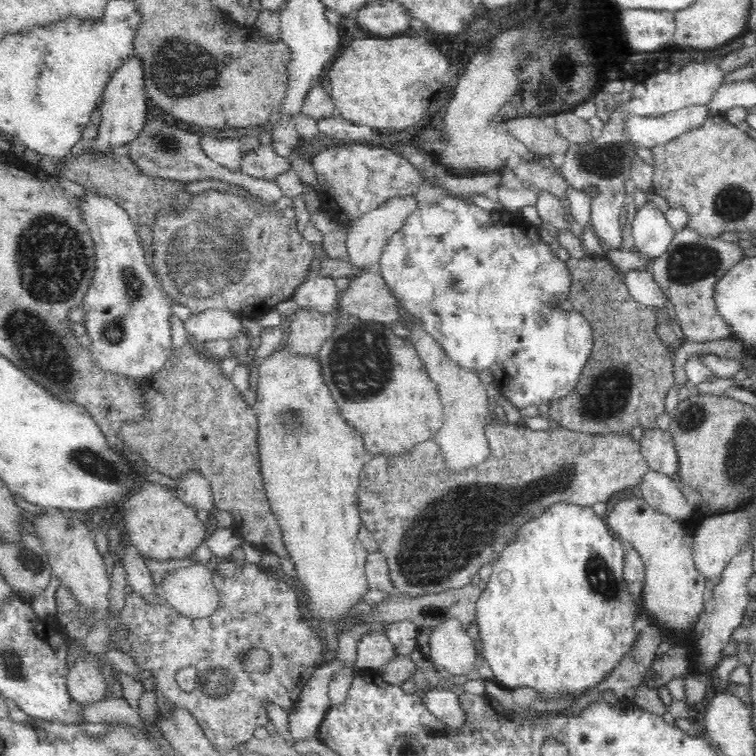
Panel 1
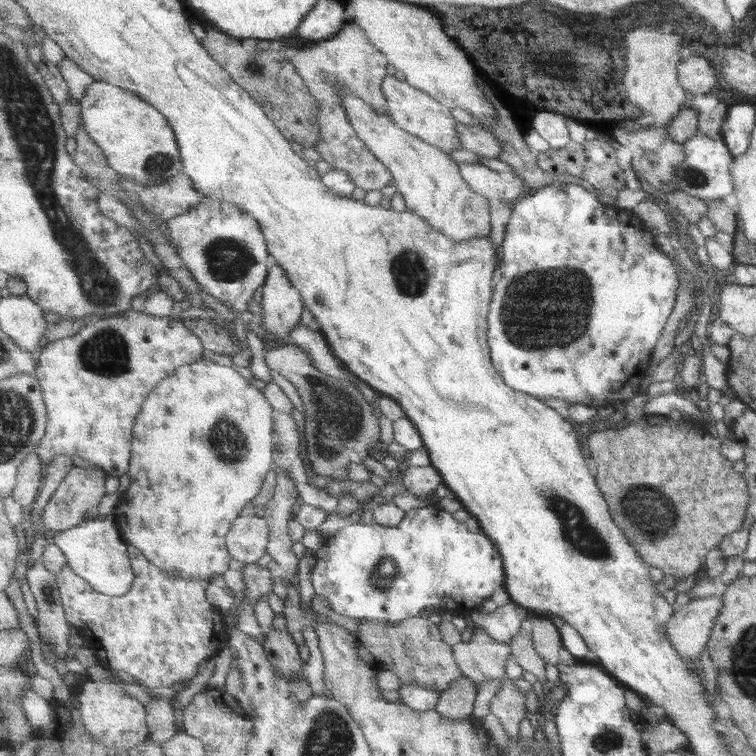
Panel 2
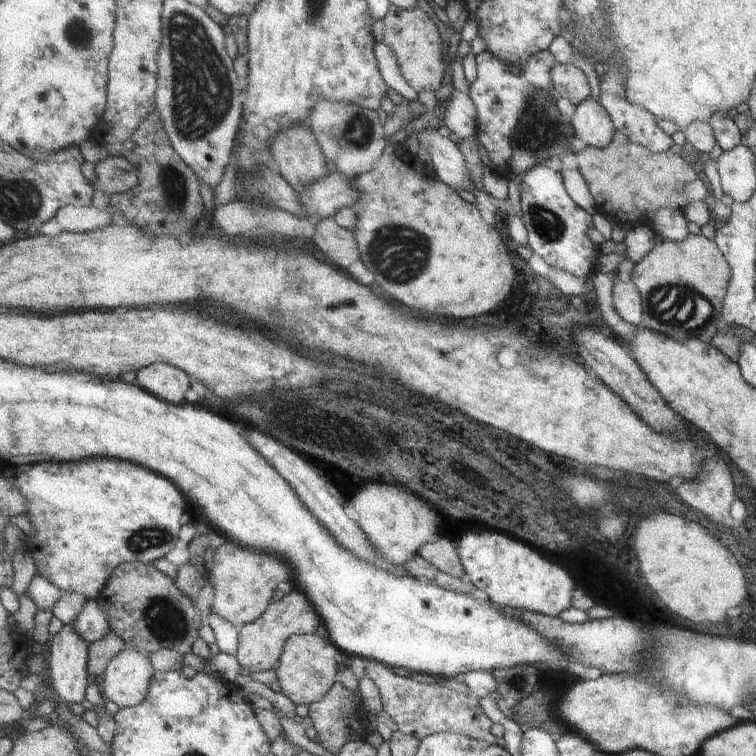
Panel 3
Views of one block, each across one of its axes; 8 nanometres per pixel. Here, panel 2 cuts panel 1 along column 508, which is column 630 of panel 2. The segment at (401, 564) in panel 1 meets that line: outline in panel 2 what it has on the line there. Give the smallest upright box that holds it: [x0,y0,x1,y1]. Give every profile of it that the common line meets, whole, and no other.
[587,414,748,581]

